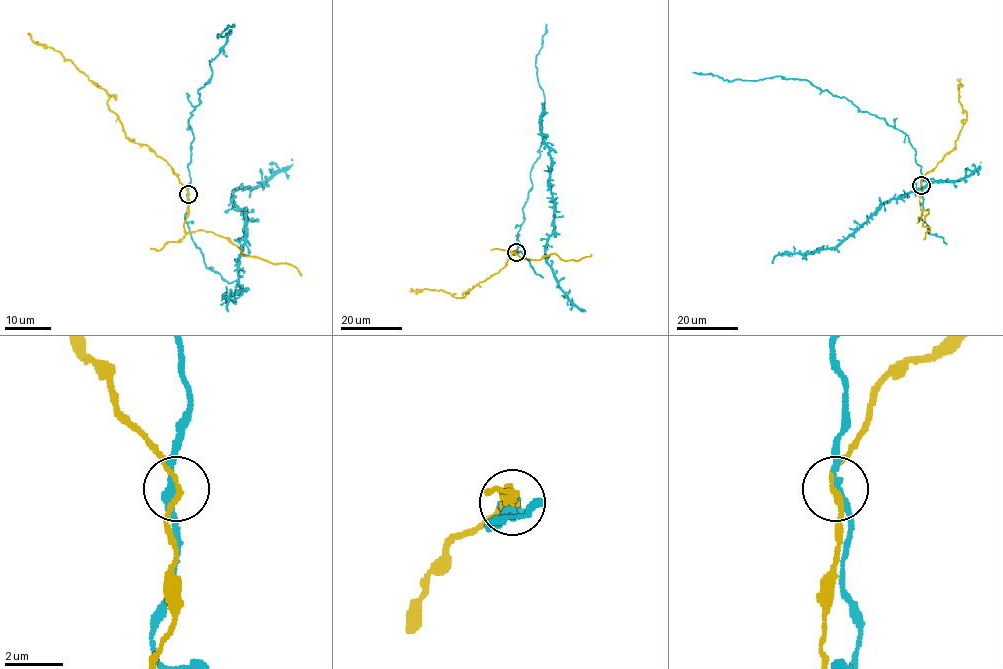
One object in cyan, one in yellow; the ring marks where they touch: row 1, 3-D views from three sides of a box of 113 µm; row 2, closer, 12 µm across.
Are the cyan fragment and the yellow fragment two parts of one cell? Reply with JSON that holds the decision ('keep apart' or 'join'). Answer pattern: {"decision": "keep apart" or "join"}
{"decision": "keep apart"}

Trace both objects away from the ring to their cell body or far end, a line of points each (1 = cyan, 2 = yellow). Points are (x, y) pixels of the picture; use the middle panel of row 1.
1: (517, 252), (523, 208), (532, 188), (529, 172), (540, 155), (542, 140), (545, 98), (536, 59), (546, 24)
2: (517, 252), (501, 269), (463, 293), (463, 297), (455, 298), (442, 290), (410, 291)

